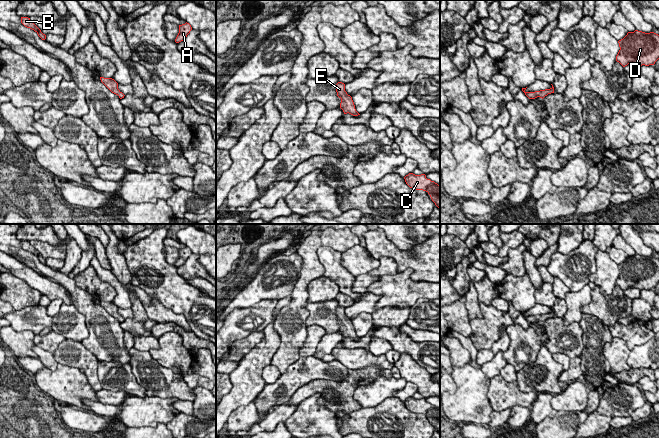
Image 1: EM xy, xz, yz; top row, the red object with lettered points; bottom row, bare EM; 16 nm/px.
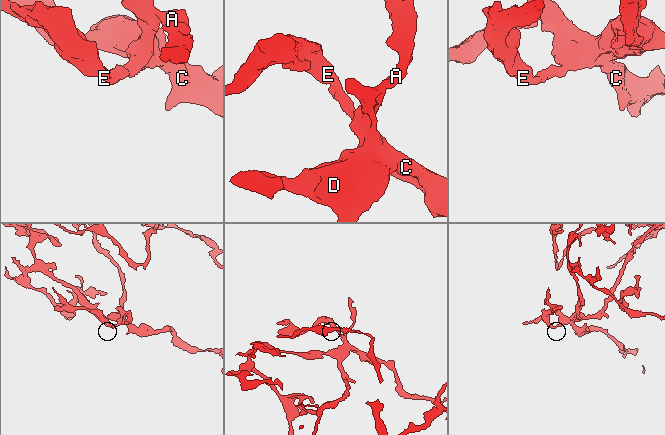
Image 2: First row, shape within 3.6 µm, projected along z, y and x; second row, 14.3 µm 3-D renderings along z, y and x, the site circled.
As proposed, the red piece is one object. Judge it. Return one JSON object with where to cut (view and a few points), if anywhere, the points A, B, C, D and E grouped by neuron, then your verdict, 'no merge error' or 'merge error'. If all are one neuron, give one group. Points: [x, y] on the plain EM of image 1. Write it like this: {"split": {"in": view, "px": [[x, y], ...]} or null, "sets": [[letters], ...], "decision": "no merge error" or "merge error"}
{"split": null, "sets": [["A", "B", "C", "D", "E"]], "decision": "no merge error"}

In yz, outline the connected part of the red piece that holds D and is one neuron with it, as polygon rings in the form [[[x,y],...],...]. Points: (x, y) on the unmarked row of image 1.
[[[635,254],[618,265],[620,274],[616,285],[623,291],[628,288],[654,289],[659,283],[659,259]]]

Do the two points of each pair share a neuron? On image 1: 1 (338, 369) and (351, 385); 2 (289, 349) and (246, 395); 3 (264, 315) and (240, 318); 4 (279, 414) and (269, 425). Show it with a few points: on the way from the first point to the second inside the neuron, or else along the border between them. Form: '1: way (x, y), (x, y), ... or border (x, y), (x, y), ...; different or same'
1: border (348, 370), (348, 375), (343, 380), (323, 380); different
2: border (280, 340), (279, 347), (269, 363); different
3: way (258, 315), (246, 315); same
4: way (276, 417), (271, 422); same

